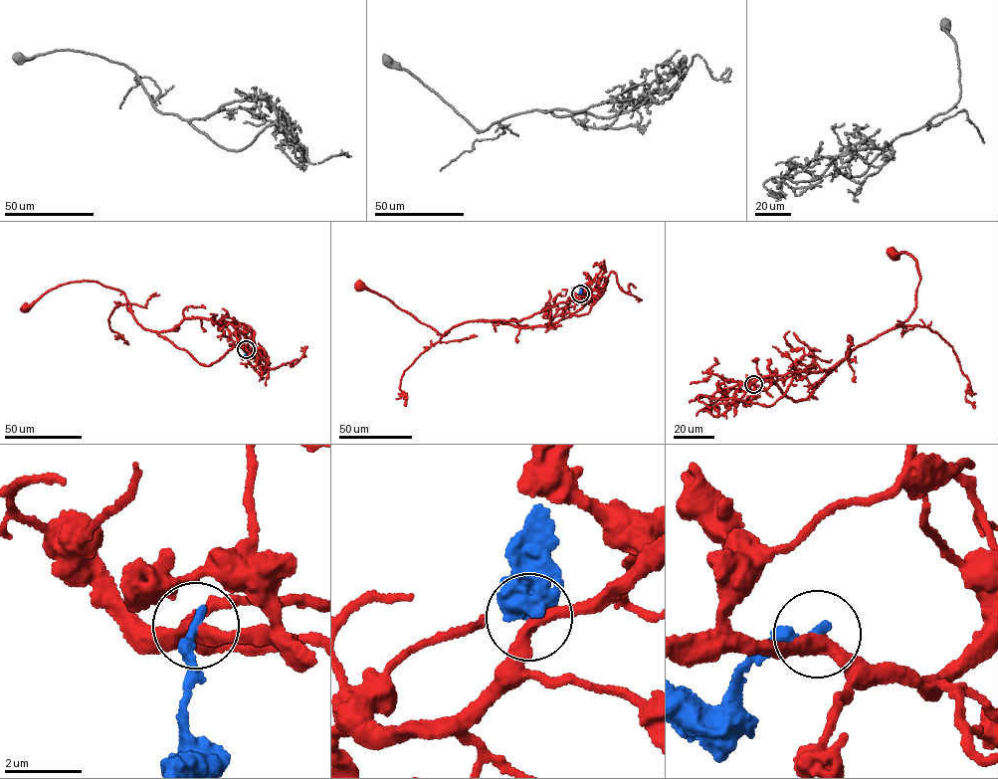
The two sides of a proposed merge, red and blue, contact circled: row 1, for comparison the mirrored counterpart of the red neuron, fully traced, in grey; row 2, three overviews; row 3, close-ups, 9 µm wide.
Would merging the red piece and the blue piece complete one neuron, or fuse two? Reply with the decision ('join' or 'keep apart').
keep apart

